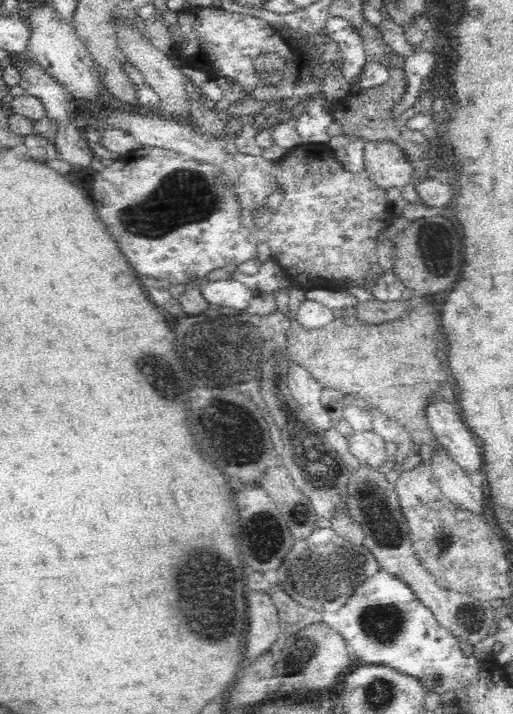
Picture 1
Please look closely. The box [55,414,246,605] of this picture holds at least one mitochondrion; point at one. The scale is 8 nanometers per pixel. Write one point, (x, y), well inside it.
(216, 561)

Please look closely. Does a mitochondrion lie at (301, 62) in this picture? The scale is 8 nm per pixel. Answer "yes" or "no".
no

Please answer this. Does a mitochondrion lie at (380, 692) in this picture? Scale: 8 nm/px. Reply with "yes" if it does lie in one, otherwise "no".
yes

